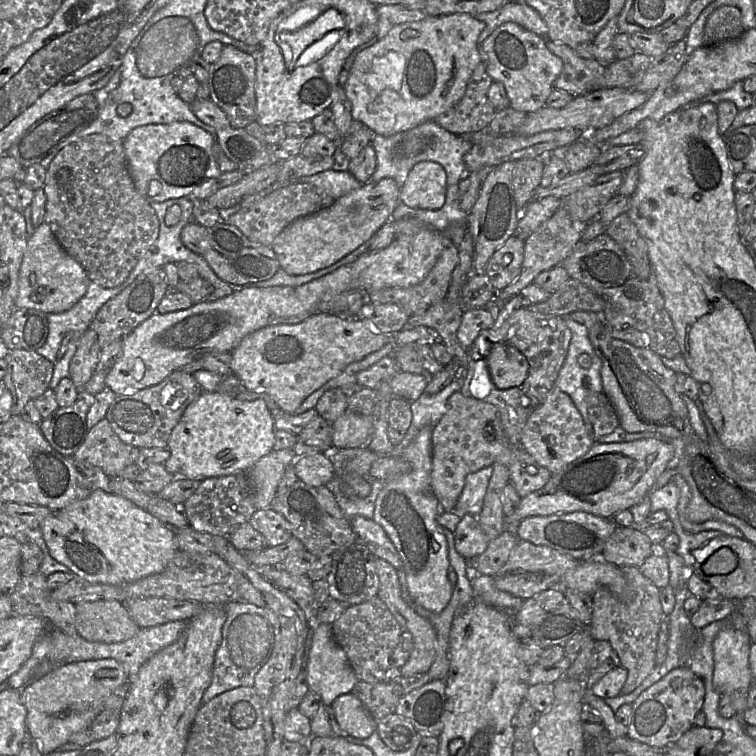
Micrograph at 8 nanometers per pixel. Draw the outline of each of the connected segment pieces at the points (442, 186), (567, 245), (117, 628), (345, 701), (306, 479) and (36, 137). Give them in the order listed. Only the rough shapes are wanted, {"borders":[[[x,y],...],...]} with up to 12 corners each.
{"borders":[[[435,162],[410,170],[399,202],[438,210],[446,200],[447,176]],[[560,207],[524,238],[520,274],[496,292],[505,302],[561,265],[587,223]],[[121,602],[76,604],[86,640],[118,643],[140,627]],[[352,693],[331,708],[341,730],[368,738],[376,721]],[[328,454],[303,456],[293,465],[298,479],[312,487],[334,477]],[[82,94],[34,123],[8,150],[47,166],[98,115]]]}

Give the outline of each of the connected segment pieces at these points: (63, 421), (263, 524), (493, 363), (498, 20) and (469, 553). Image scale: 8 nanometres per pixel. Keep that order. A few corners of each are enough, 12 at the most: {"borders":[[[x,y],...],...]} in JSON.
{"borders":[[[80,397],[39,424],[63,456],[85,441],[92,400]],[[272,508],[257,510],[249,523],[268,547],[292,538],[289,522]],[[493,343],[485,361],[492,384],[520,387],[528,375],[525,356]],[[508,2],[475,15],[485,24],[481,43],[500,25],[513,22],[547,38],[539,13],[523,2]],[[470,514],[461,517],[453,534],[456,550],[476,559],[489,542]]]}

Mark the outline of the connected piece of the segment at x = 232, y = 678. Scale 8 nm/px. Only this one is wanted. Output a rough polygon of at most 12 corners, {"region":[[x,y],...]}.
{"region":[[226,603],[203,703],[255,675],[277,642],[263,608]]}

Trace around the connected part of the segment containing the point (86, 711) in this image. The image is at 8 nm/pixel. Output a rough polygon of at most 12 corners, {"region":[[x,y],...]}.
{"region":[[115,659],[67,663],[21,689],[27,733],[57,751],[127,686]]}

